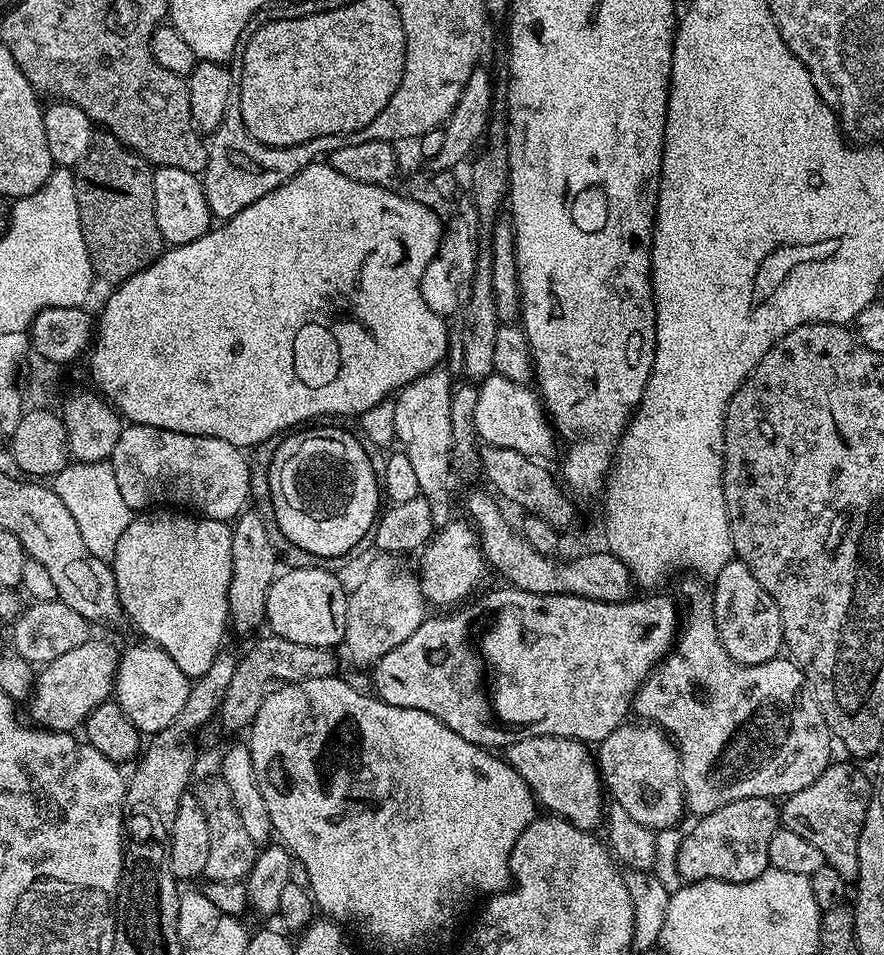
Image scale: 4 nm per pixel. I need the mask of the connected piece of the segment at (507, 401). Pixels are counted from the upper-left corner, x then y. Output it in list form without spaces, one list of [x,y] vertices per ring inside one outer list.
[[[493,374],[479,381],[476,393],[478,402],[474,406],[474,426],[477,437],[484,444],[518,450],[518,454],[533,458],[545,458],[555,450],[558,437],[552,421],[539,395],[528,384],[510,382],[510,378]]]

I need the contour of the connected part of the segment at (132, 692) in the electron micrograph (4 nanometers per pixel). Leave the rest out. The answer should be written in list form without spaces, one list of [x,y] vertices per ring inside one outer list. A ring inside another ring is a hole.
[[[139,642],[119,657],[116,665],[114,699],[141,734],[155,734],[169,728],[180,717],[190,687],[190,678],[174,666],[174,658],[148,642]]]

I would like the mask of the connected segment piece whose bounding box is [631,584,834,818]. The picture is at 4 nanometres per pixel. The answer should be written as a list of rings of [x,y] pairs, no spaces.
[[[688,584],[684,588],[688,595],[689,616],[682,620],[682,627],[678,632],[678,639],[671,652],[653,668],[652,673],[644,679],[642,686],[637,690],[632,699],[631,711],[636,712],[641,721],[654,724],[663,732],[672,737],[677,752],[680,753],[680,781],[684,787],[684,803],[693,817],[699,818],[710,814],[714,810],[722,810],[722,806],[730,806],[730,802],[738,802],[738,798],[758,798],[767,796],[769,798],[787,798],[794,795],[798,790],[806,790],[810,782],[814,782],[823,774],[828,765],[833,763],[832,744],[834,748],[834,737],[828,728],[826,718],[822,718],[822,710],[812,693],[812,687],[808,680],[791,658],[777,658],[770,662],[761,664],[739,664],[730,654],[726,654],[726,646],[722,646],[722,638],[718,638],[718,626],[714,626],[712,617],[712,597],[700,584]]]

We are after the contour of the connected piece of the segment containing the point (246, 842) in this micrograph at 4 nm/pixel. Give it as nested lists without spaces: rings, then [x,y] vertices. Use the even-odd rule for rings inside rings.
[[[214,774],[209,780],[202,781],[197,788],[195,785],[194,795],[198,798],[198,806],[202,806],[202,814],[206,814],[206,826],[210,826],[210,854],[206,858],[204,876],[208,880],[244,882],[255,864],[258,846],[242,826],[241,815],[235,809],[229,787],[220,774]]]

